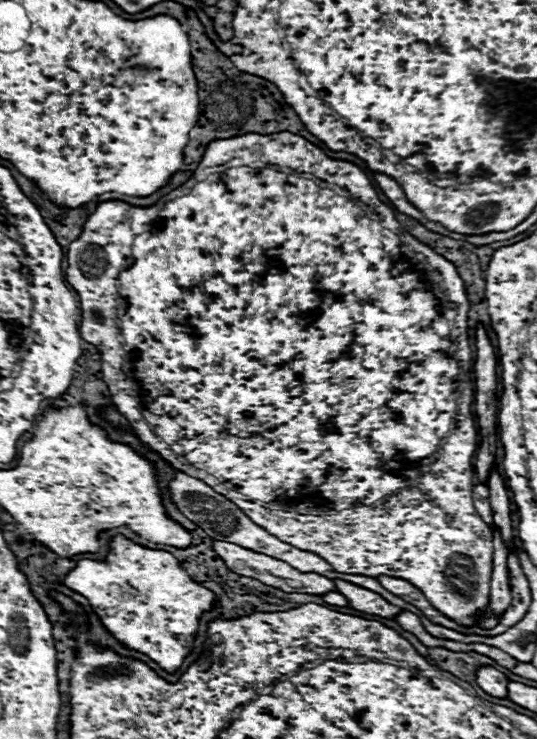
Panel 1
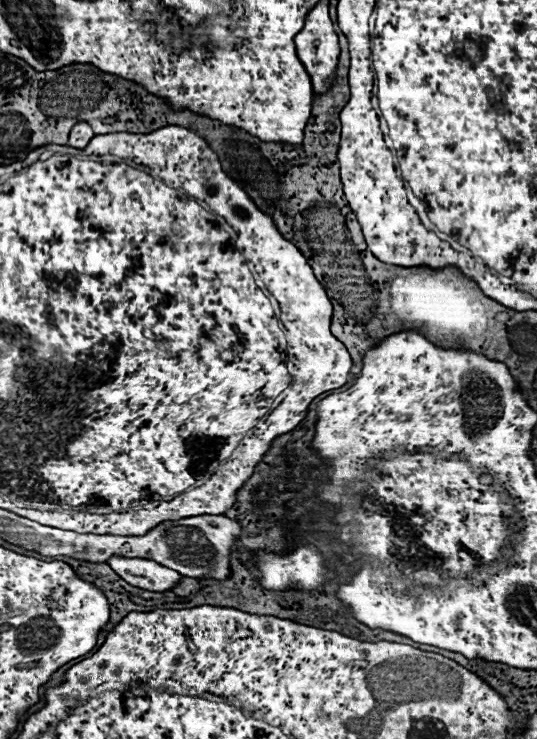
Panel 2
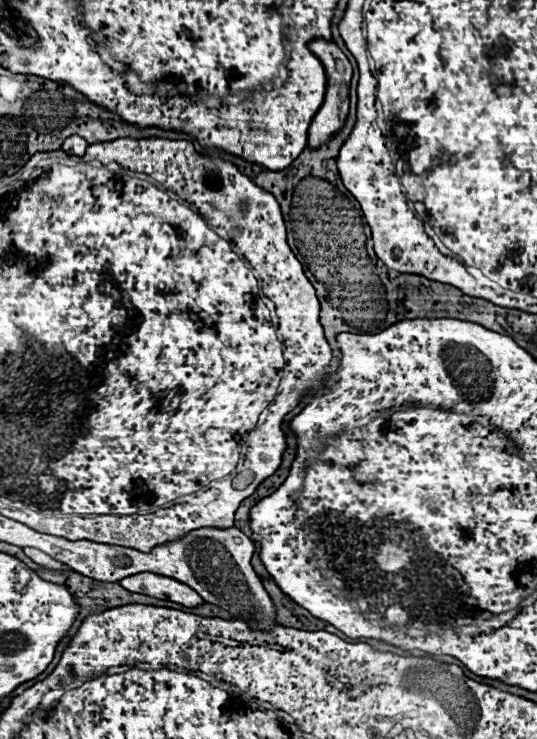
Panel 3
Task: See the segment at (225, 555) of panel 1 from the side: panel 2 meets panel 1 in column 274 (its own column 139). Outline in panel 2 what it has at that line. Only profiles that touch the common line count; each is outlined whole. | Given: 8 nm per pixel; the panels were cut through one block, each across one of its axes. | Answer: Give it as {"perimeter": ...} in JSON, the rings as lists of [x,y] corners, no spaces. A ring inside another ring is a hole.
{"perimeter":[[[114,556],[112,560],[108,560],[108,564],[128,584],[150,592],[166,592],[174,588],[182,578],[178,572],[172,572],[162,564],[156,564],[154,560],[144,560],[144,558]]]}

